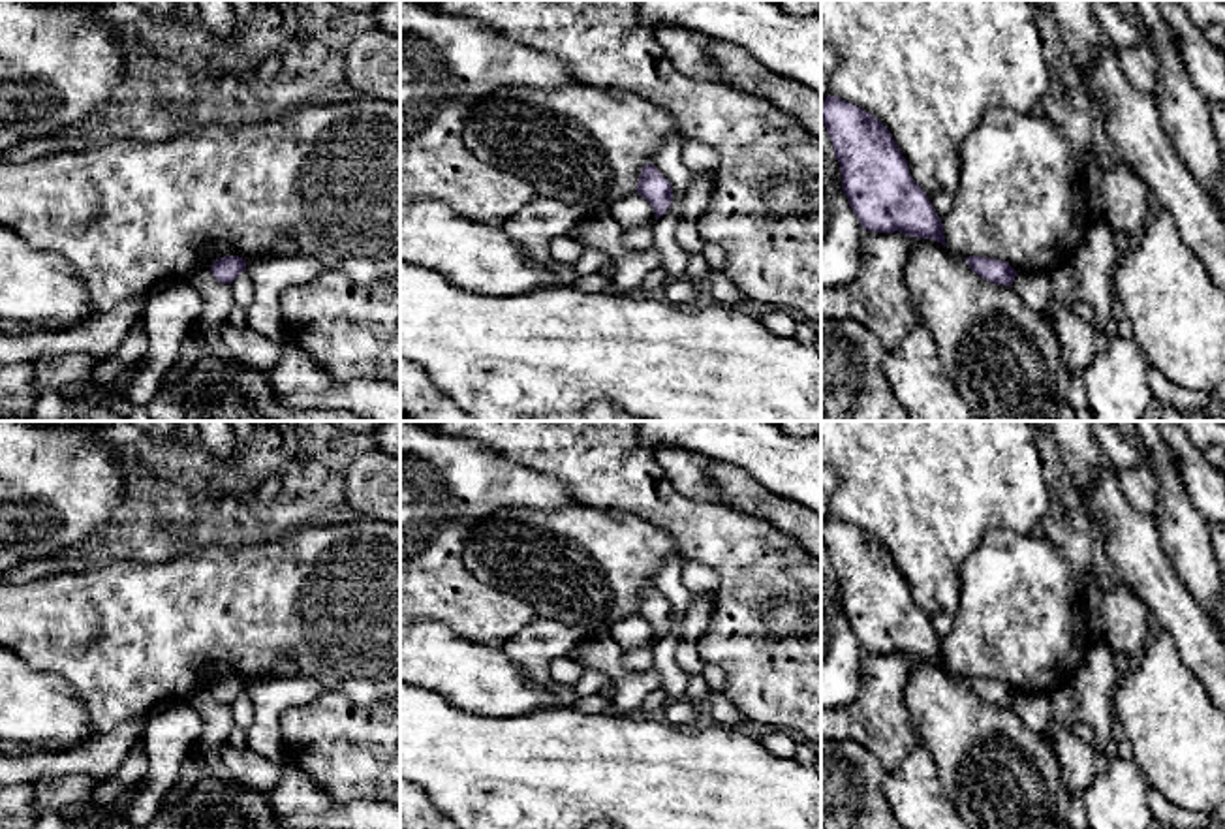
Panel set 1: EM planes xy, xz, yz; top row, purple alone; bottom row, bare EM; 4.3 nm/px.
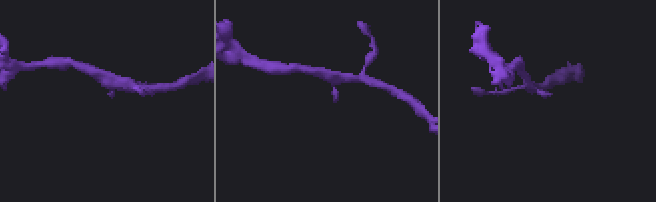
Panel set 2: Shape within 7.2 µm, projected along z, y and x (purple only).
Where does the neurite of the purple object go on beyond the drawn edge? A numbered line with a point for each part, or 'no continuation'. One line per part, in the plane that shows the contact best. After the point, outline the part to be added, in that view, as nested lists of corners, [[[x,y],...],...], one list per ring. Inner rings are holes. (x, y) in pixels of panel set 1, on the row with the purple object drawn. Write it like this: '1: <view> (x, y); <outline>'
no continuation

